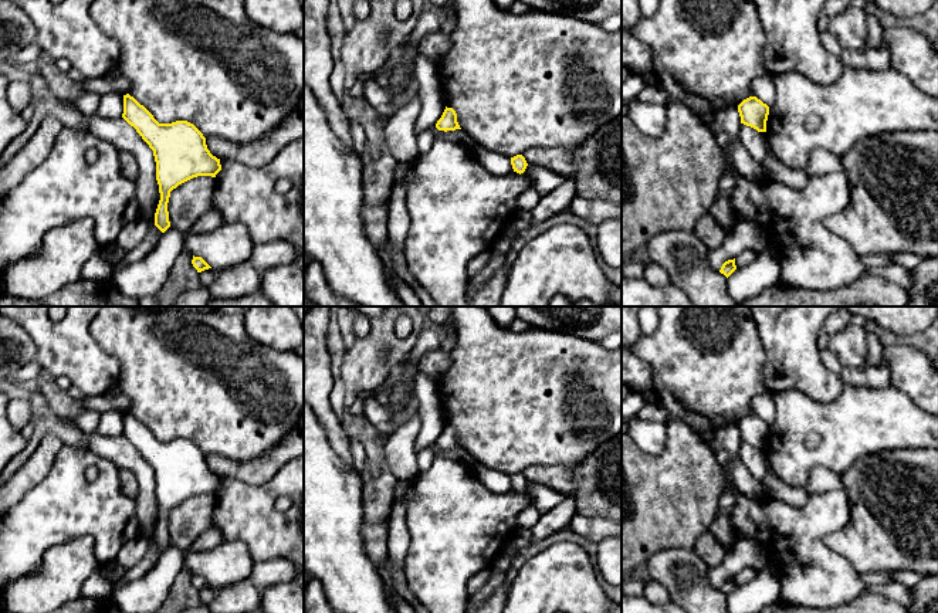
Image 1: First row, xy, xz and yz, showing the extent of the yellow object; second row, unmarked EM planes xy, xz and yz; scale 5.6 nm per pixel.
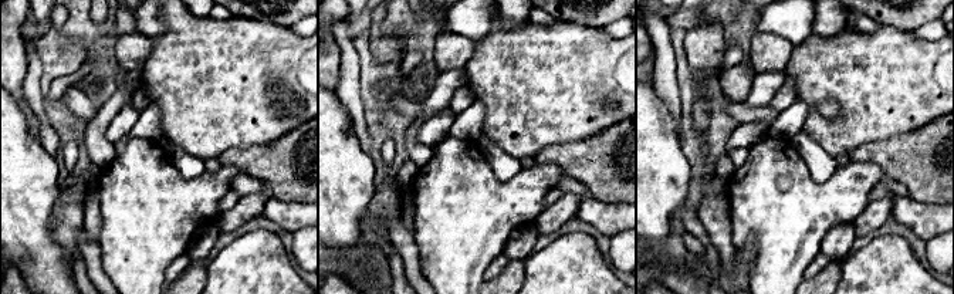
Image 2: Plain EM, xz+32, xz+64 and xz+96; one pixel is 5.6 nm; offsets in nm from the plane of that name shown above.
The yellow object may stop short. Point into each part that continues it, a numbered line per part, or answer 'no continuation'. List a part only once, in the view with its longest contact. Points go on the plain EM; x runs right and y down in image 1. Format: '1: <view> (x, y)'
no continuation

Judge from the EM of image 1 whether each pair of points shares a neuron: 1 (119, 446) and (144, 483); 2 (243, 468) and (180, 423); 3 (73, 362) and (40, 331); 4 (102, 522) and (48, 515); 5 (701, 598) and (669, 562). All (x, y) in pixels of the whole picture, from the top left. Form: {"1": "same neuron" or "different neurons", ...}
{"1": "same neuron", "2": "different neurons", "3": "same neuron", "4": "same neuron", "5": "same neuron"}

